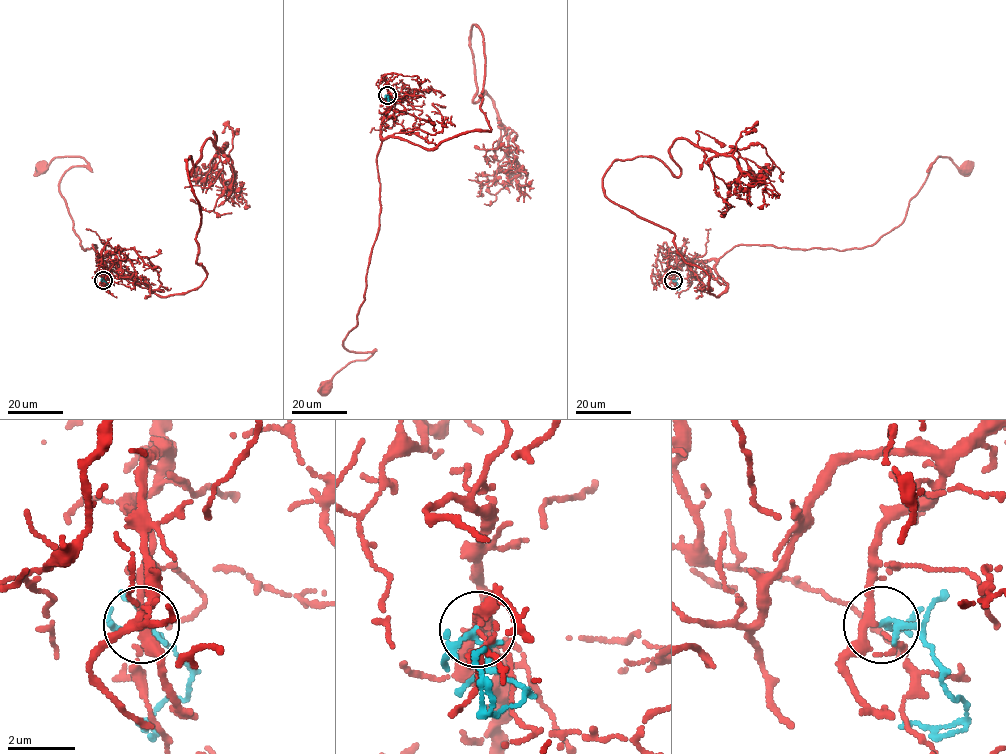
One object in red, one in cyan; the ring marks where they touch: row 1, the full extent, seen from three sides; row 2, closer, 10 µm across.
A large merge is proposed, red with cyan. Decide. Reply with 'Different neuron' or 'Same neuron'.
Same neuron

